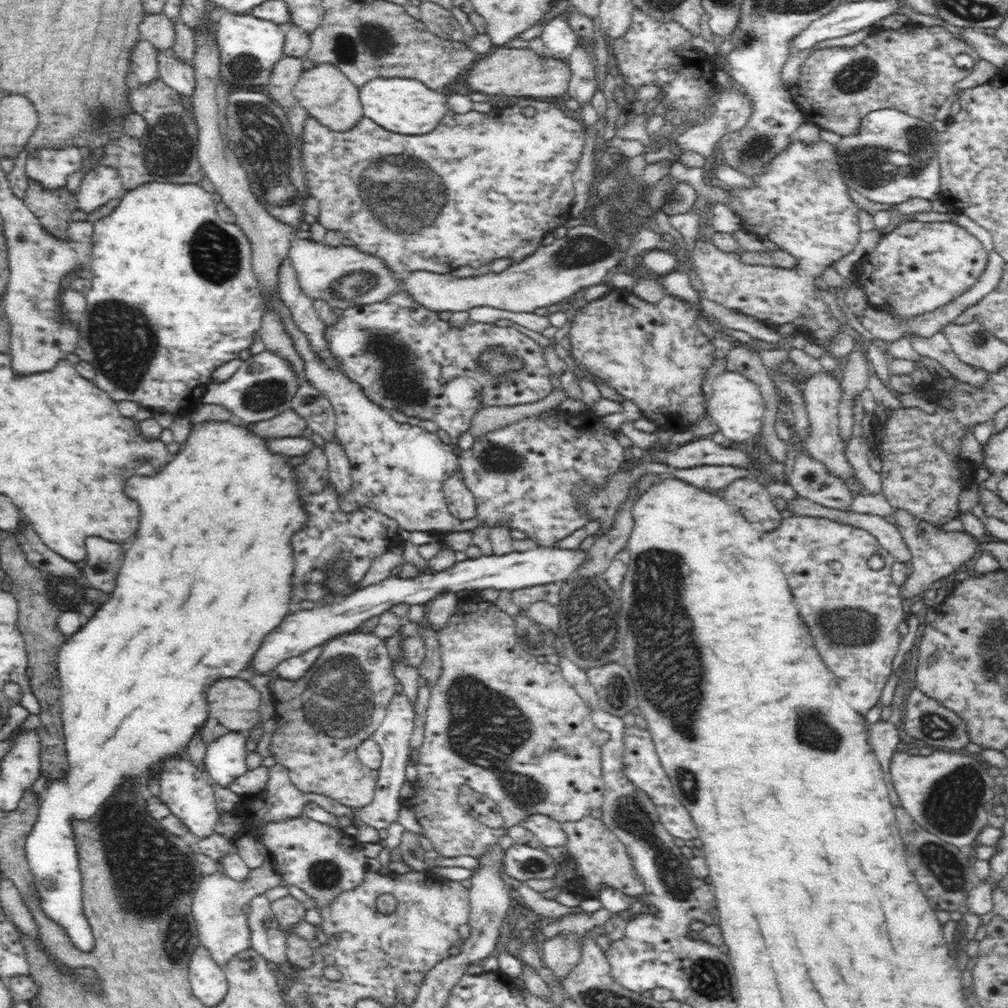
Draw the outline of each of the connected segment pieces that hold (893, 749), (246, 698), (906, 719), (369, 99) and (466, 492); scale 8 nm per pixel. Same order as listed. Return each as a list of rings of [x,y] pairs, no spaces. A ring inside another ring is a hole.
[[[880,720],[870,725],[868,742],[877,756],[882,770],[888,775],[892,755],[901,750],[898,737],[898,726],[889,720]]]
[[[236,678],[218,680],[210,686],[209,717],[236,733],[247,733],[260,724],[260,692],[249,681]]]
[[[914,687],[908,699],[905,701],[906,707],[902,713],[904,732],[911,736],[910,739],[922,740],[924,744],[935,750],[949,750],[951,748],[959,750],[970,742],[967,733],[968,725],[938,701],[928,698],[918,687]]]
[[[373,78],[359,88],[364,117],[392,133],[426,134],[438,126],[449,110],[448,94],[430,90],[422,81],[411,78]]]
[[[456,471],[443,482],[443,492],[446,493],[447,509],[456,520],[469,521],[476,516],[477,504],[474,495],[460,477],[460,471]]]

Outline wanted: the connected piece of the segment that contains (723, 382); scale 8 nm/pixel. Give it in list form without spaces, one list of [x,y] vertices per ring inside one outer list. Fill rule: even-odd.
[[[725,371],[716,375],[712,395],[707,400],[706,410],[707,415],[714,420],[727,442],[744,442],[748,438],[756,438],[761,432],[763,421],[766,418],[765,400],[760,388],[742,373],[735,371]]]

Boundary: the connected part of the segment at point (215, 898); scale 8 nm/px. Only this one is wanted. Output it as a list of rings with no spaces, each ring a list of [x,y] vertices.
[[[270,863],[263,864],[262,867],[256,869],[250,868],[249,875],[243,881],[234,880],[226,876],[221,870],[204,875],[199,880],[199,885],[193,892],[191,911],[192,915],[194,915],[194,921],[196,921],[199,943],[206,947],[216,964],[223,968],[235,954],[251,948],[250,931],[247,923],[247,914],[244,913],[244,906],[248,905],[249,900],[254,898],[254,896],[264,895],[266,890],[270,890],[270,888],[275,886],[282,886],[283,881],[281,875],[273,869]]]

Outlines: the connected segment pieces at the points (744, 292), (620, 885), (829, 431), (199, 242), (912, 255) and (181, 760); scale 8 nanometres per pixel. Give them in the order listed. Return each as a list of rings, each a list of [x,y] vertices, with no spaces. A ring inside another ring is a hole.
[[[792,140],[792,144],[782,150],[774,162],[766,164],[766,172],[753,178],[754,186],[750,188],[724,187],[731,192],[729,208],[741,220],[741,226],[759,240],[769,240],[778,246],[778,250],[790,253],[797,260],[795,267],[774,267],[771,264],[756,265],[744,262],[741,255],[735,252],[724,253],[709,241],[700,240],[694,246],[691,255],[695,264],[695,272],[702,280],[704,297],[709,303],[721,305],[748,316],[754,316],[769,326],[779,327],[782,324],[795,326],[797,333],[813,336],[818,345],[832,340],[840,330],[840,322],[836,319],[828,305],[818,297],[814,282],[828,266],[850,254],[859,240],[857,216],[859,207],[848,195],[846,178],[843,178],[842,164],[836,155],[836,146],[820,140],[818,144],[804,144],[800,140]]]
[[[591,815],[585,816],[574,822],[561,823],[566,833],[567,855],[576,861],[575,877],[567,885],[567,890],[578,893],[583,898],[598,895],[600,888],[615,888],[630,896],[641,896],[645,888],[634,866],[630,856],[626,852],[624,843],[618,839],[614,832],[610,831],[602,819]]]
[[[824,369],[814,375],[802,384],[802,394],[810,425],[808,436],[799,442],[800,450],[805,450],[809,456],[815,458],[818,462],[822,462],[830,474],[838,478],[853,480],[854,469],[846,458],[844,442],[840,437],[838,409],[842,398],[842,384],[833,375],[826,373]]]
[[[148,182],[144,186],[126,191],[120,196],[120,204],[107,216],[93,221],[92,260],[87,275],[91,279],[90,290],[83,293],[87,305],[85,311],[78,314],[77,329],[79,341],[75,353],[92,365],[95,370],[93,384],[105,390],[109,397],[118,402],[132,400],[140,407],[154,411],[170,412],[175,415],[187,415],[190,405],[212,382],[212,372],[226,364],[253,343],[252,335],[260,330],[265,307],[260,298],[260,288],[253,271],[252,248],[245,232],[236,223],[222,221],[216,211],[216,202],[212,194],[202,189],[199,184],[162,184]]]
[[[907,221],[878,242],[878,246],[862,258],[856,275],[856,285],[866,293],[869,303],[893,318],[914,318],[924,312],[938,310],[960,294],[970,290],[982,276],[989,252],[980,240],[966,228],[954,222]]]
[[[184,755],[166,757],[162,770],[159,772],[160,794],[159,797],[168,805],[171,813],[183,822],[192,834],[204,838],[215,832],[219,819],[219,808],[214,798],[212,781],[205,771],[200,771]]]

